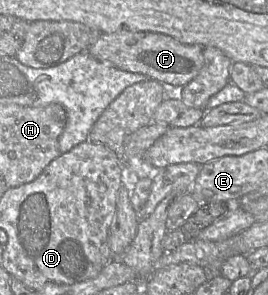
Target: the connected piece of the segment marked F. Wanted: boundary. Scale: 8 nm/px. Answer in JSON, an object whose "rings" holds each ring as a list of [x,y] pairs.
{"rings":[[[118,31],[101,33],[86,51],[95,59],[121,70],[141,73],[160,83],[183,87],[201,70],[204,63],[203,49],[200,45],[183,44],[161,33]]]}

